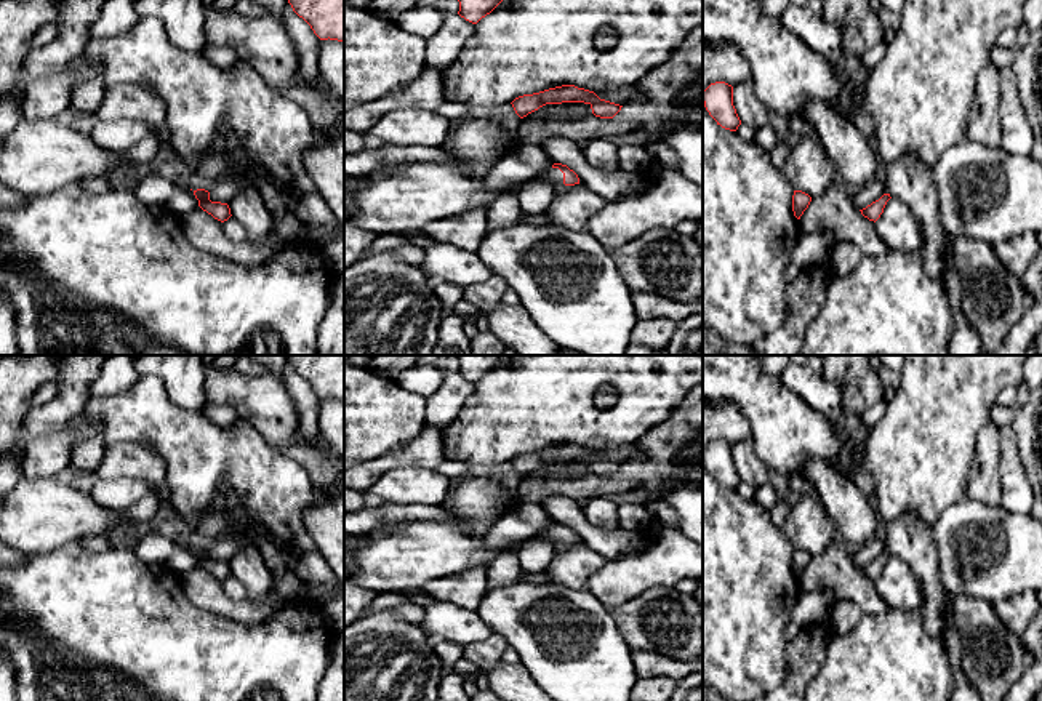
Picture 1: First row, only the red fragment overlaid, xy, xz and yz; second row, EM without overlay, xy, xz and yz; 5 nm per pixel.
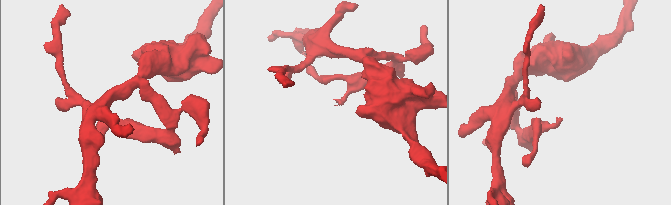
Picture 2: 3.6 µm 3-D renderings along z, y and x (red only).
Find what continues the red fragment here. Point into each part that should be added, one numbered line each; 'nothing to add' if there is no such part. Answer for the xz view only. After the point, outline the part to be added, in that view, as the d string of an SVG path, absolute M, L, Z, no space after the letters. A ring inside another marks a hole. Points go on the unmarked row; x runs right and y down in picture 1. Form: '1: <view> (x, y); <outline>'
nothing to add

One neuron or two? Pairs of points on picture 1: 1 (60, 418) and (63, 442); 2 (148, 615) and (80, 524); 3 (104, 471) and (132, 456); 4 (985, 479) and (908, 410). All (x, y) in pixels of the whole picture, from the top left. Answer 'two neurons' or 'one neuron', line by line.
1: two neurons
2: two neurons
3: one neuron
4: two neurons

